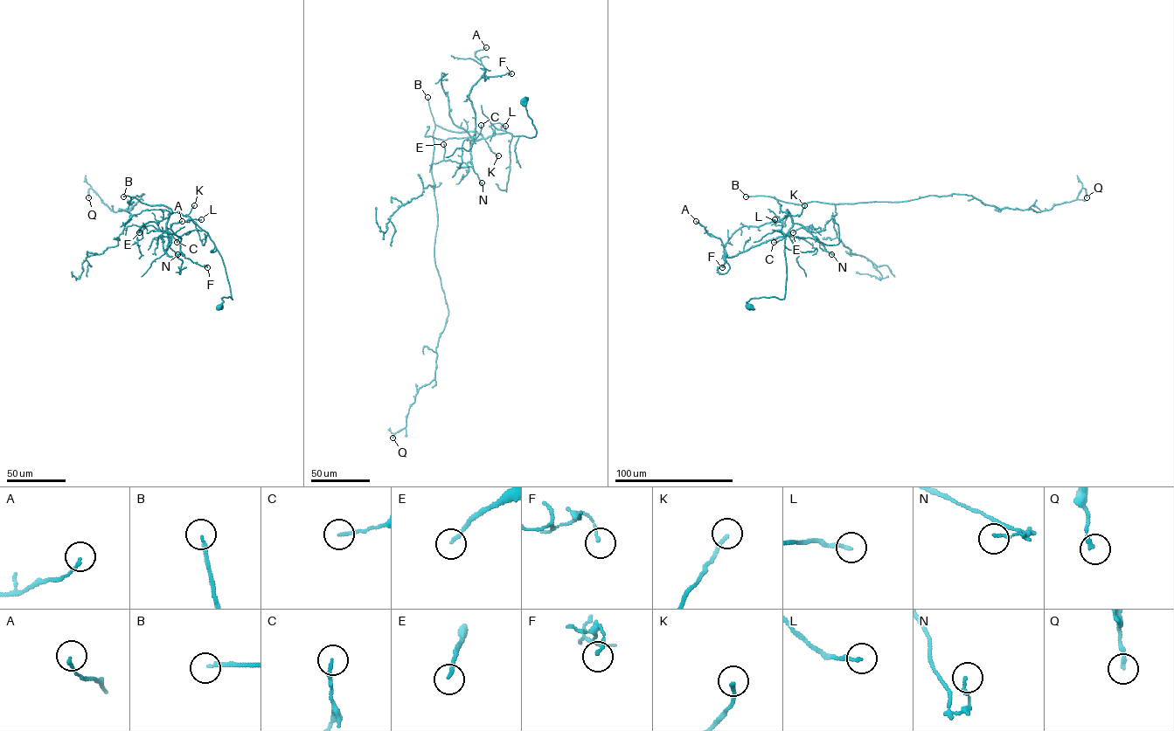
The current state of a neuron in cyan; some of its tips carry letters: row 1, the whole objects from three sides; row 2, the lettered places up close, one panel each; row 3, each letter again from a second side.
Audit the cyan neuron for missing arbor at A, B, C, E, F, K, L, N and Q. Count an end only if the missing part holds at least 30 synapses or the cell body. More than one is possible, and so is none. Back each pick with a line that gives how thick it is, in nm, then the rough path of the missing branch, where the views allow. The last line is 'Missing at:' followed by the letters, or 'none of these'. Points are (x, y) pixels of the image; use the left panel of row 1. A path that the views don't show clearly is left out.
B: calibre 160 nm; course (123, 196), (112, 198), (123, 220), (95, 233), (59, 238), (40, 258), (38, 275)
Missing at: B

